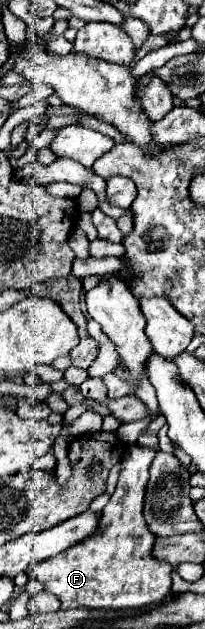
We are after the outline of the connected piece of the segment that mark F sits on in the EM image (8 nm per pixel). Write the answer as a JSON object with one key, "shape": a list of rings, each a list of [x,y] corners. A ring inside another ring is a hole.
{"shape":[[[126,447],[116,491],[112,493],[110,503],[102,509],[98,521],[100,529],[60,555],[32,565],[34,578],[62,601],[62,609],[140,609],[162,601],[170,593],[172,567],[152,559],[154,535],[148,531],[142,515],[148,469],[154,457],[156,451],[150,447]]]}

